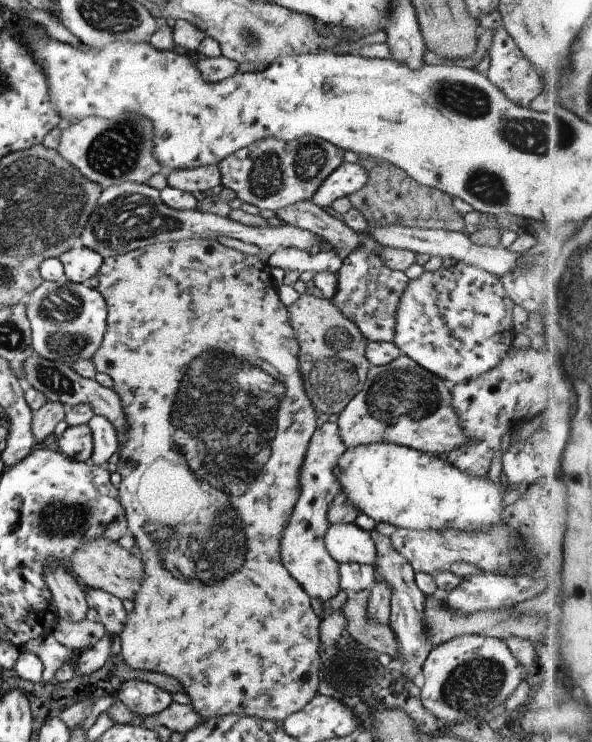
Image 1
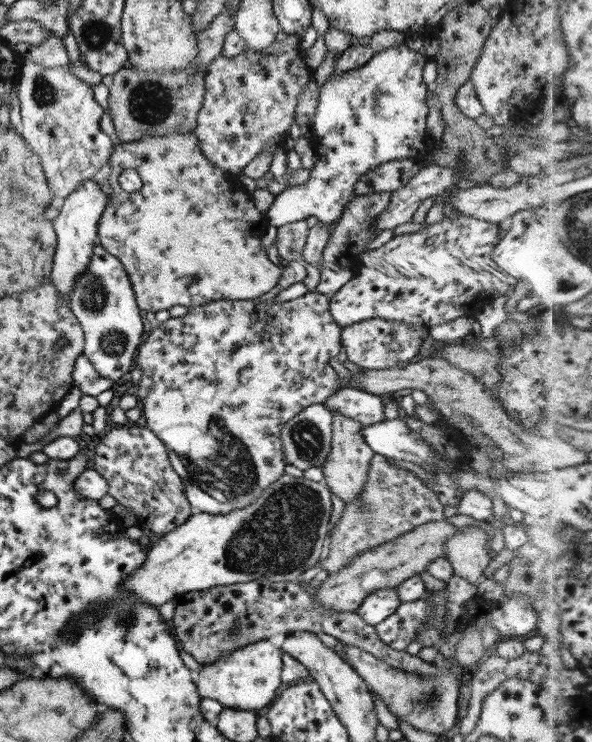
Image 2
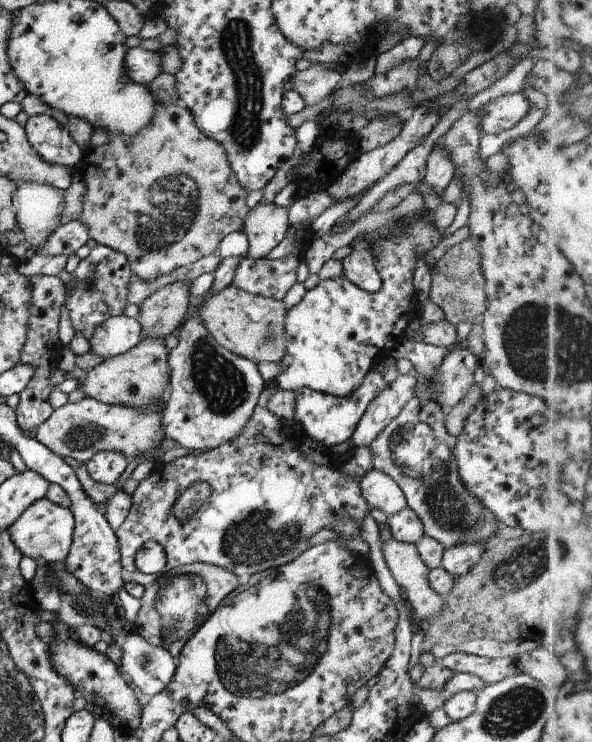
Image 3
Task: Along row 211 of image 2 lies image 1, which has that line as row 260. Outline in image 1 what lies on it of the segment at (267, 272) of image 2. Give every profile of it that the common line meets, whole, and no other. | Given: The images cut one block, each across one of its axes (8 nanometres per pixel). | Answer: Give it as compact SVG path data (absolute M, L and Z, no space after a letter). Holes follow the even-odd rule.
M189 239L155 243L145 249L135 249L102 259L97 280L96 291L103 297L106 306L106 325L99 348L90 361L96 372L103 372L111 378L111 389L119 396L123 404L123 414L127 416L125 444L118 448L119 462L116 472L121 480L116 489L119 504L125 513L127 533L134 538L144 566L143 580L132 600L133 609L126 614L125 626L119 634L121 650L117 657L133 670L159 672L175 679L181 685L182 692L189 697L189 704L199 718L239 714L261 720L282 721L303 708L317 694L317 685L321 679L317 678L321 654L317 630L319 618L311 609L310 598L281 566L281 560L277 556L277 542L299 496L299 468L303 464L303 456L307 452L311 436L317 428L318 413L305 393L303 376L299 374L298 342L289 324L286 307L275 292L269 266L260 256L237 252L216 240ZM227 493L239 496L235 504L237 508L241 508L243 524L235 514L235 506L231 504Z

